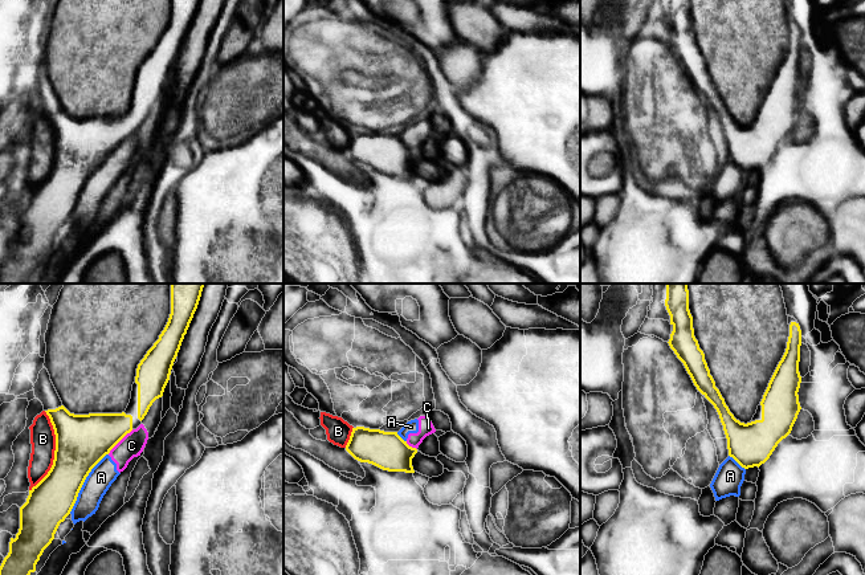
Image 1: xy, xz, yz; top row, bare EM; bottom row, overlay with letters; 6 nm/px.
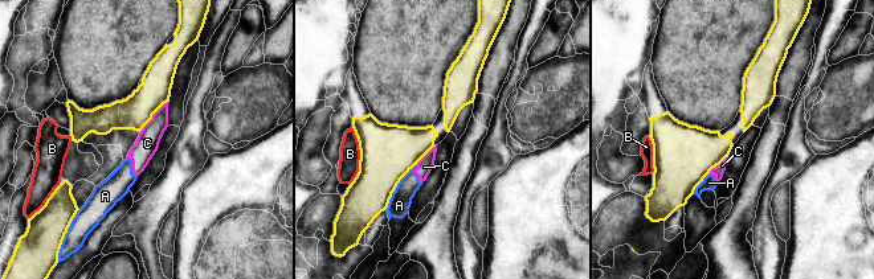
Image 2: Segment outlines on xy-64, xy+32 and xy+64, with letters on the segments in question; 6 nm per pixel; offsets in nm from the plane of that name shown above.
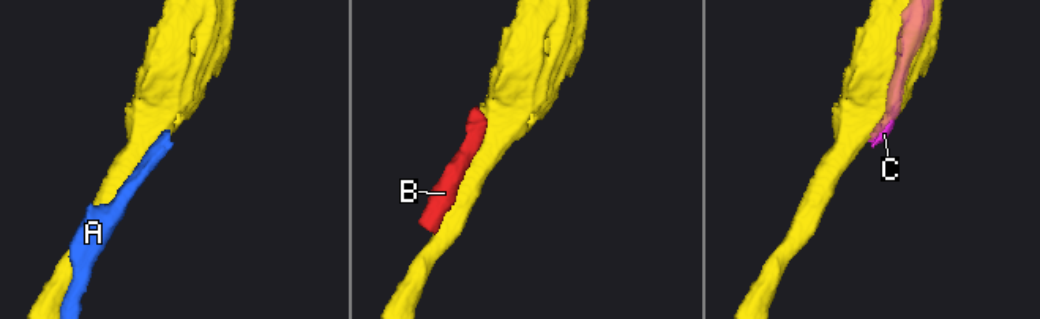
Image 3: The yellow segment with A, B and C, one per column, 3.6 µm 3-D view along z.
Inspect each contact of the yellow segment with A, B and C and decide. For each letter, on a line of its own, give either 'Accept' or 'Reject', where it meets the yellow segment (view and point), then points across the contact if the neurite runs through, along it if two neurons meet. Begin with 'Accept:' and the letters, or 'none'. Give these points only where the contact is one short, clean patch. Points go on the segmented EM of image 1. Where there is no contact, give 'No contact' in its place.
Accept: none
A: Reject. Touches yellow at xy (82, 484)
B: Reject. Touches yellow at xy (54, 451)
C: Reject. Touches yellow at xy (119, 440)

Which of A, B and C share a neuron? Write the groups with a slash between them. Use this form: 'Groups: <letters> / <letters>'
Groups: A C / B

